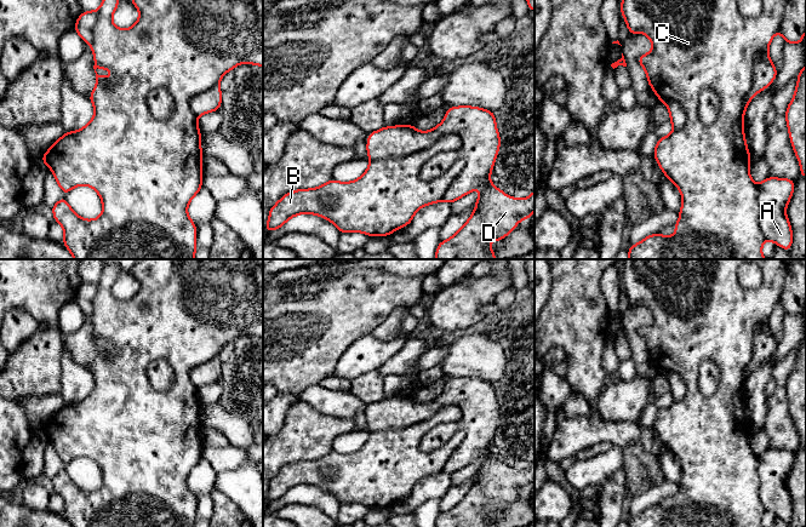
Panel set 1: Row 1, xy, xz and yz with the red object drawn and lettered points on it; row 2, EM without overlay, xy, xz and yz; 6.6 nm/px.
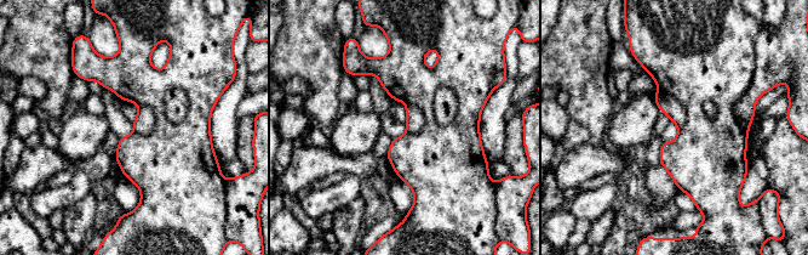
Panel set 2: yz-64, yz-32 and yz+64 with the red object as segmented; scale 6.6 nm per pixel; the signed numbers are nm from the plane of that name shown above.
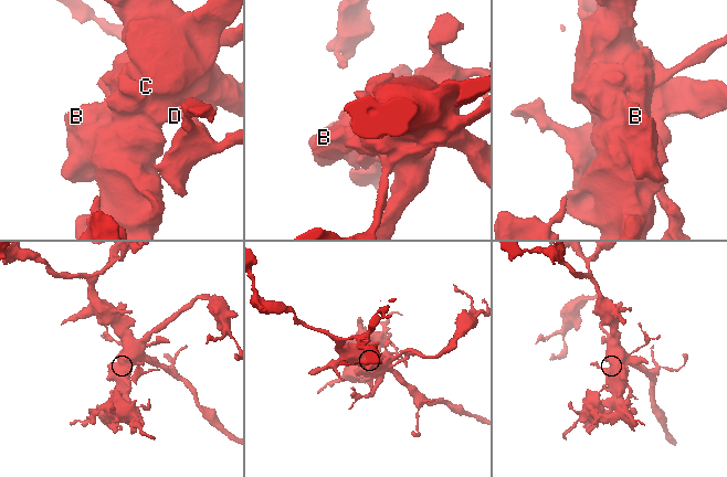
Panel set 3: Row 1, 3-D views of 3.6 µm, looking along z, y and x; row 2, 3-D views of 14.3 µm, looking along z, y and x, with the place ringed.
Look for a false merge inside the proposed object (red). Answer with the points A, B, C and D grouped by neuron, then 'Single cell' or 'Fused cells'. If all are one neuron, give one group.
Groups: A D / B C. Fused cells

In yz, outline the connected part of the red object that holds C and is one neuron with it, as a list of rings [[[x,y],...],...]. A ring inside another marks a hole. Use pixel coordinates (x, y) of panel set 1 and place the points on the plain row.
[[[624,259],[624,268],[621,273],[621,285],[624,287],[629,305],[644,304],[652,314],[652,322],[640,327],[638,334],[644,338],[647,353],[658,370],[678,373],[687,385],[685,399],[674,401],[667,408],[658,409],[653,423],[653,429],[661,441],[665,448],[679,459],[682,468],[682,477],[681,481],[678,482],[680,491],[673,497],[678,504],[673,508],[663,508],[659,504],[648,506],[639,515],[628,520],[629,527],[762,527],[761,519],[766,510],[760,500],[759,457],[751,452],[749,445],[751,428],[745,414],[743,390],[747,380],[745,371],[751,366],[755,336],[768,326],[770,314],[778,303],[784,287],[785,274],[787,263],[784,259]],[[745,263],[756,263],[762,271],[762,282],[758,288],[744,288],[738,281],[738,268]],[[704,360],[713,362],[716,373],[716,389],[711,395],[704,395],[702,393],[698,380],[701,363]]]

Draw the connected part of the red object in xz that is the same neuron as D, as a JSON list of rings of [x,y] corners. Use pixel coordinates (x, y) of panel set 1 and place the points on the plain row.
[[[448,378],[444,393],[425,403],[413,396],[383,397],[367,406],[367,428],[371,433],[400,430],[428,419],[445,406],[459,407],[463,419],[435,425],[423,436],[419,448],[436,447],[452,431],[463,429],[465,439],[447,460],[444,472],[452,475],[479,458],[482,460],[467,494],[448,511],[440,512],[435,527],[495,527],[487,514],[503,511],[520,492],[530,491],[535,482],[535,460],[531,468],[516,470],[491,454],[501,418],[493,383]]]

